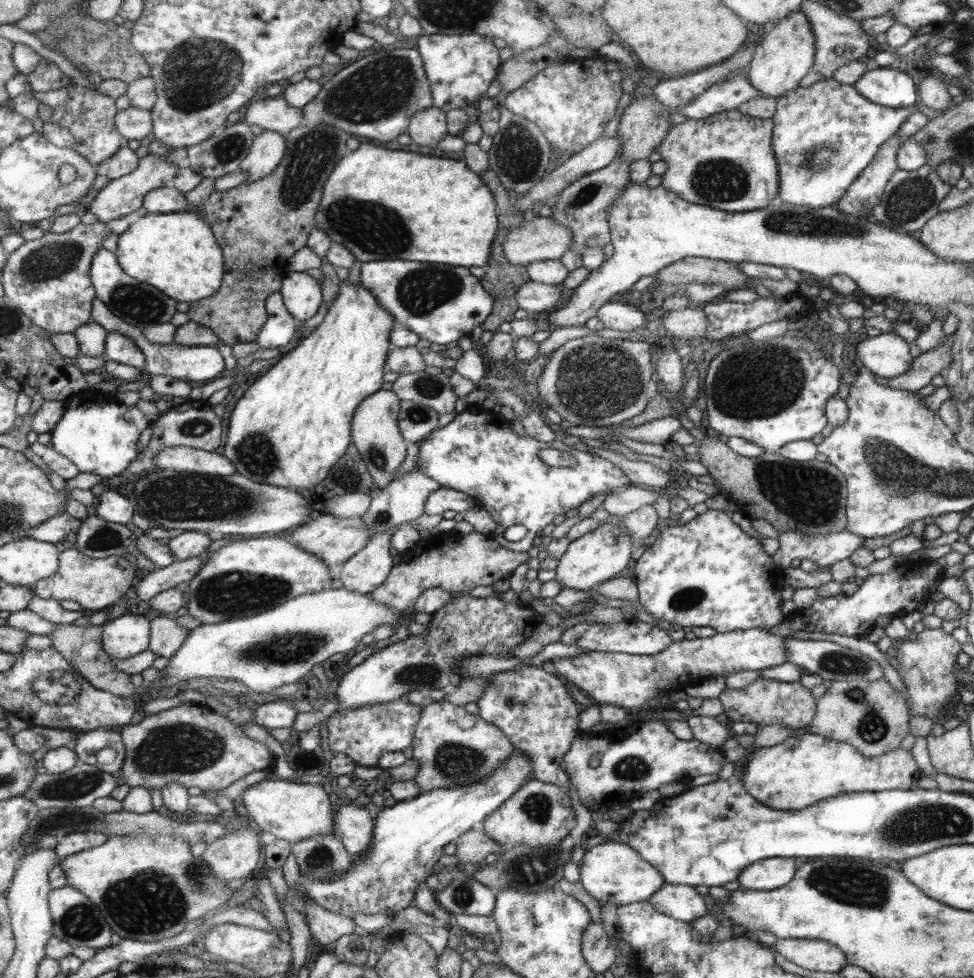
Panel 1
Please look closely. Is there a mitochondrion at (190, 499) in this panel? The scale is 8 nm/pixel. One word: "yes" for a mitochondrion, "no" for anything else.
yes

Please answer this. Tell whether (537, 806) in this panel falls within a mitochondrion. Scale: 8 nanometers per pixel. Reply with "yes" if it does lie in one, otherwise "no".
yes

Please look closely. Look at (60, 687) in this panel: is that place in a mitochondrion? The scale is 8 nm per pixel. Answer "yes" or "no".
yes

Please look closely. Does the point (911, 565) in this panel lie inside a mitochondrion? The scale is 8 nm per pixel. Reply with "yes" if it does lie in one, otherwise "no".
no

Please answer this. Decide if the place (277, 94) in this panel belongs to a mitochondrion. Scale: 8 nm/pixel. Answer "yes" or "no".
no

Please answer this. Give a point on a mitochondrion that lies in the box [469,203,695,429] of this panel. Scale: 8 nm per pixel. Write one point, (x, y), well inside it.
(598, 379)

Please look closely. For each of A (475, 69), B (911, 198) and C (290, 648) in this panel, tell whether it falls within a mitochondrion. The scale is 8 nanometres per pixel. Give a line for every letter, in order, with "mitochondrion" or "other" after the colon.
A: other
B: mitochondrion
C: mitochondrion

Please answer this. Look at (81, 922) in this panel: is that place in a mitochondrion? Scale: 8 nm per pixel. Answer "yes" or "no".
yes

